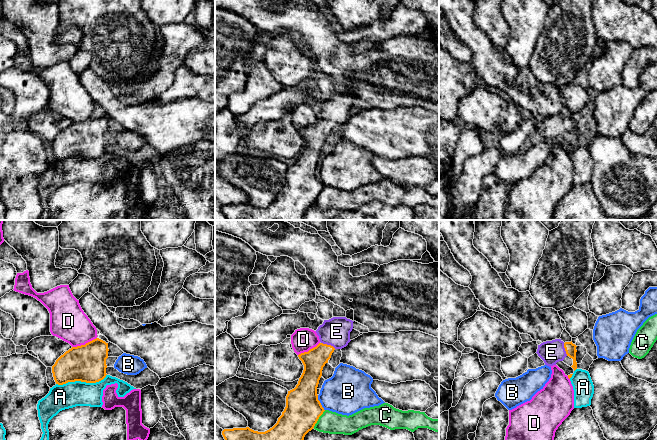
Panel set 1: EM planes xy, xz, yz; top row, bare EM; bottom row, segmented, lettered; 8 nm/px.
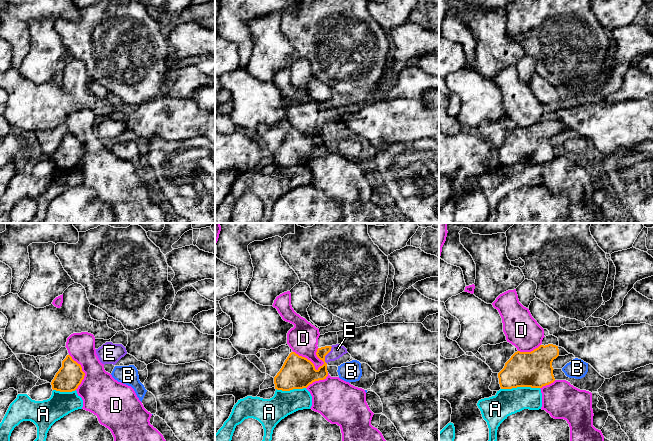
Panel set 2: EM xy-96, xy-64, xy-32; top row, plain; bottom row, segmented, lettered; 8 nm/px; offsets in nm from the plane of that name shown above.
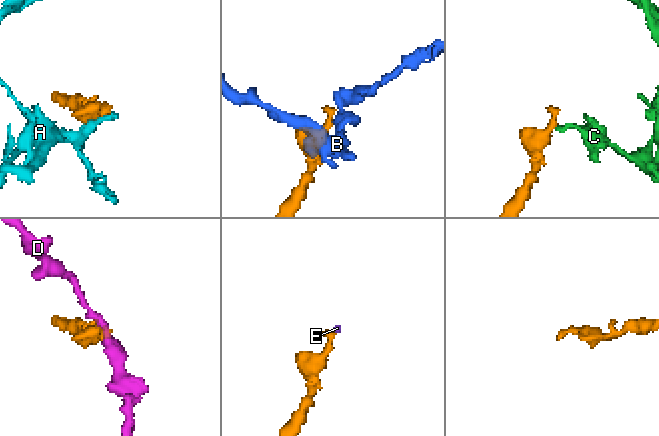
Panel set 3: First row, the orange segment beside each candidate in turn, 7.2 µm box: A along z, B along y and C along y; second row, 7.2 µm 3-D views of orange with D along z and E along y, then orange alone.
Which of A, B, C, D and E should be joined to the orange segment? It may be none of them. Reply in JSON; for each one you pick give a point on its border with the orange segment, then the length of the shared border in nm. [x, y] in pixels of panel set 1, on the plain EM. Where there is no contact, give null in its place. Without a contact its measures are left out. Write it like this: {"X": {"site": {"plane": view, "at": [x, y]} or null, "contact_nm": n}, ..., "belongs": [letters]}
{"E": {"site": {"plane": "xz", "at": [328, 121]}, "contact_nm": 130}, "belongs": ["E"]}

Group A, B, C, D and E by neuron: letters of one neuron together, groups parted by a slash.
A / B / C / D / E

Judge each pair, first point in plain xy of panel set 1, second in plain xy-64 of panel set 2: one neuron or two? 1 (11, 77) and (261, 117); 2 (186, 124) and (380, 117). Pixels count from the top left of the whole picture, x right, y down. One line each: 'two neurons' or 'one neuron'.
1: one neuron
2: one neuron

